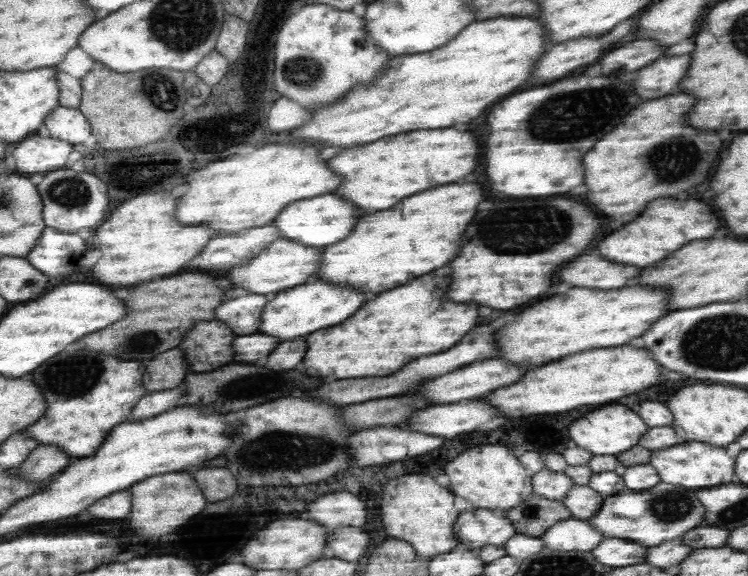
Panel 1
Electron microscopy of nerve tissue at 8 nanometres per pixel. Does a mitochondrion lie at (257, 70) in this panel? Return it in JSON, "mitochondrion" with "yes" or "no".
{"mitochondrion":"no"}

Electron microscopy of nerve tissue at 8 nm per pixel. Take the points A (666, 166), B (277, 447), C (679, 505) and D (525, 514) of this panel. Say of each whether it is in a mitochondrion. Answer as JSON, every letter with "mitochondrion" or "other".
{"A":"mitochondrion","B":"mitochondrion","C":"mitochondrion","D":"mitochondrion"}

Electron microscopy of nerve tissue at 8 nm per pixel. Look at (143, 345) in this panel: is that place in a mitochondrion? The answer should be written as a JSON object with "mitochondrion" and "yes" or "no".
{"mitochondrion":"yes"}

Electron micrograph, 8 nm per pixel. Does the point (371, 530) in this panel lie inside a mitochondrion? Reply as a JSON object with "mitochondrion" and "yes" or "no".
{"mitochondrion":"no"}

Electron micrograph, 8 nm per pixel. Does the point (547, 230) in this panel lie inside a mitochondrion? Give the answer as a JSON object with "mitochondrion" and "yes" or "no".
{"mitochondrion":"yes"}

